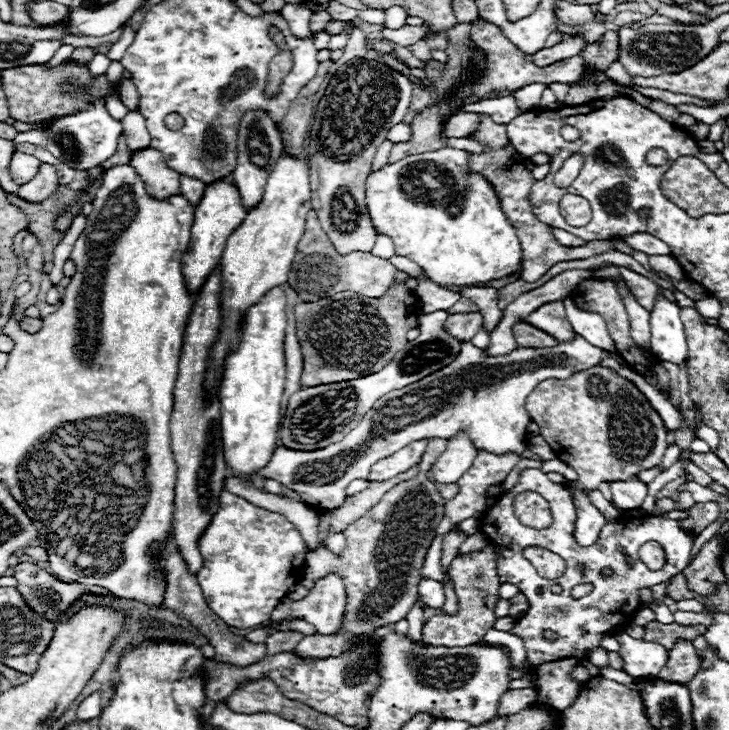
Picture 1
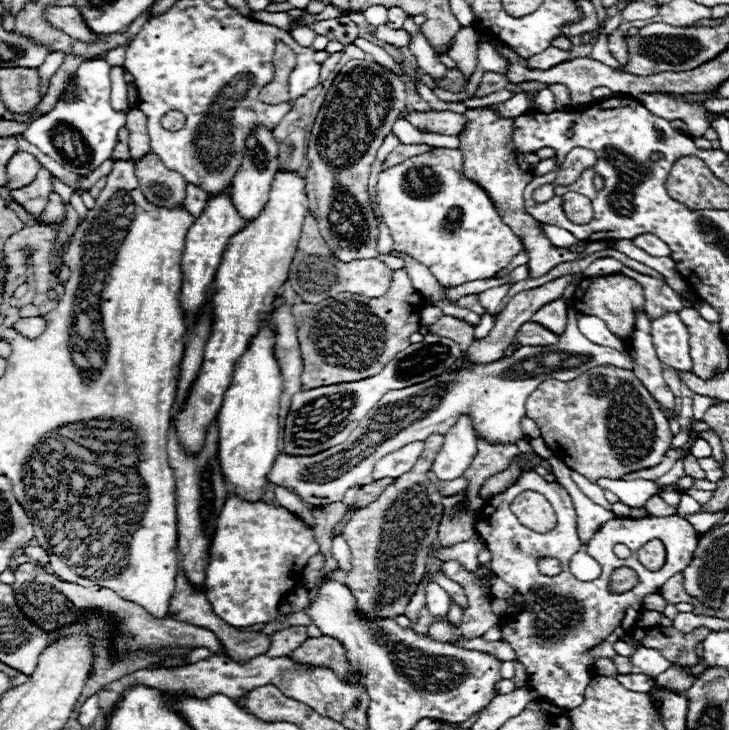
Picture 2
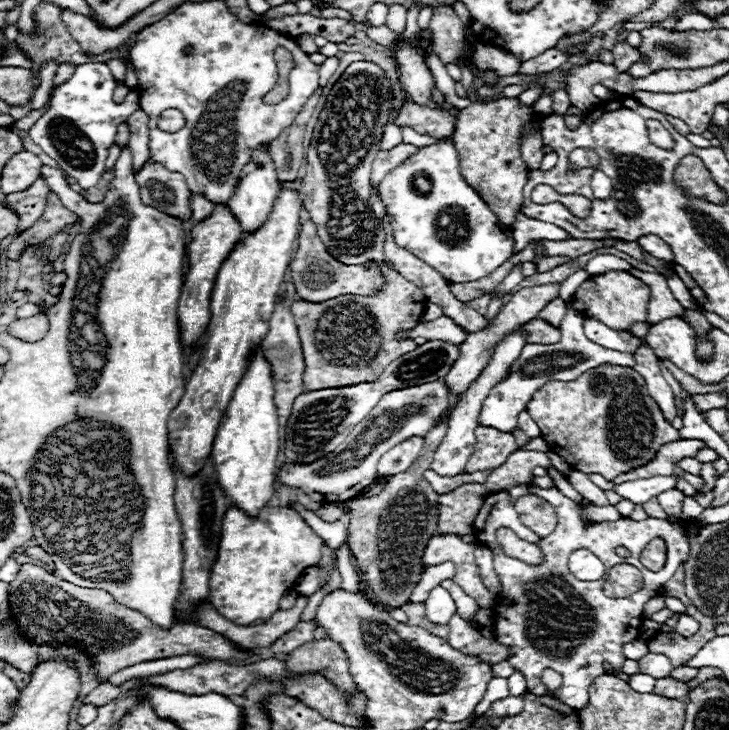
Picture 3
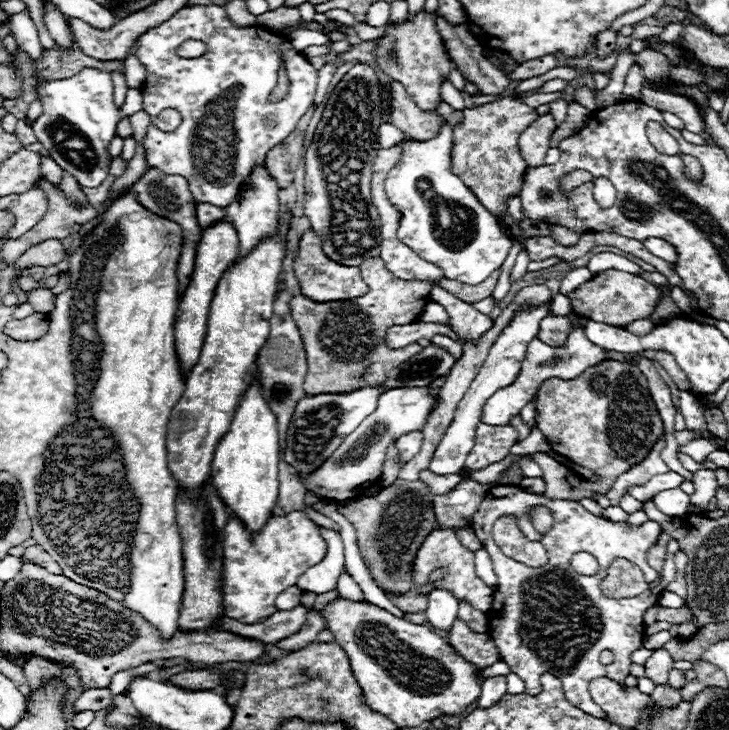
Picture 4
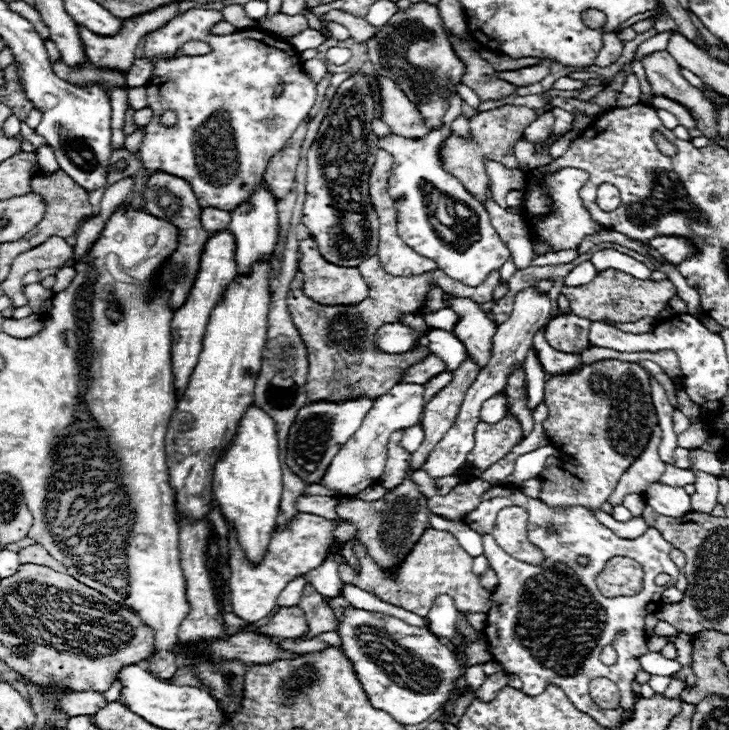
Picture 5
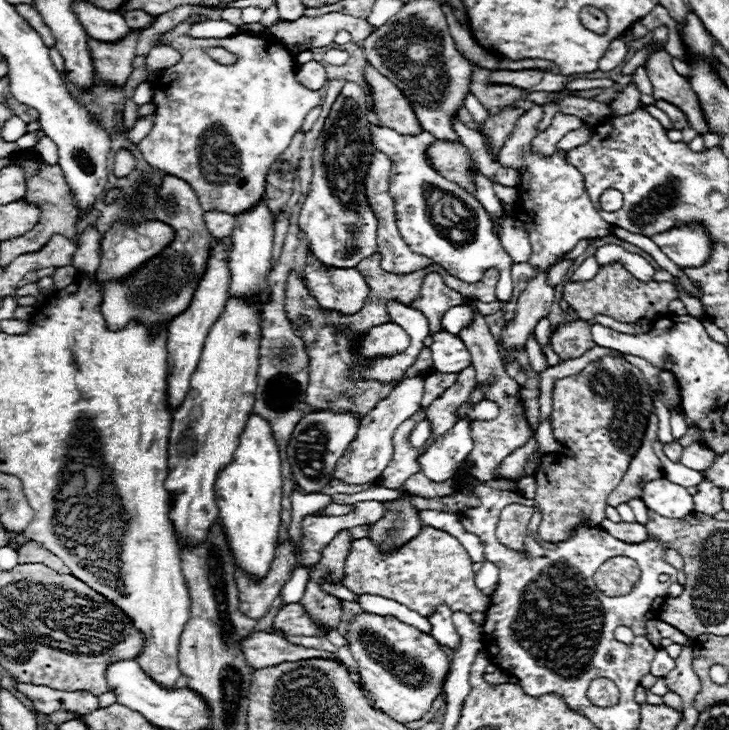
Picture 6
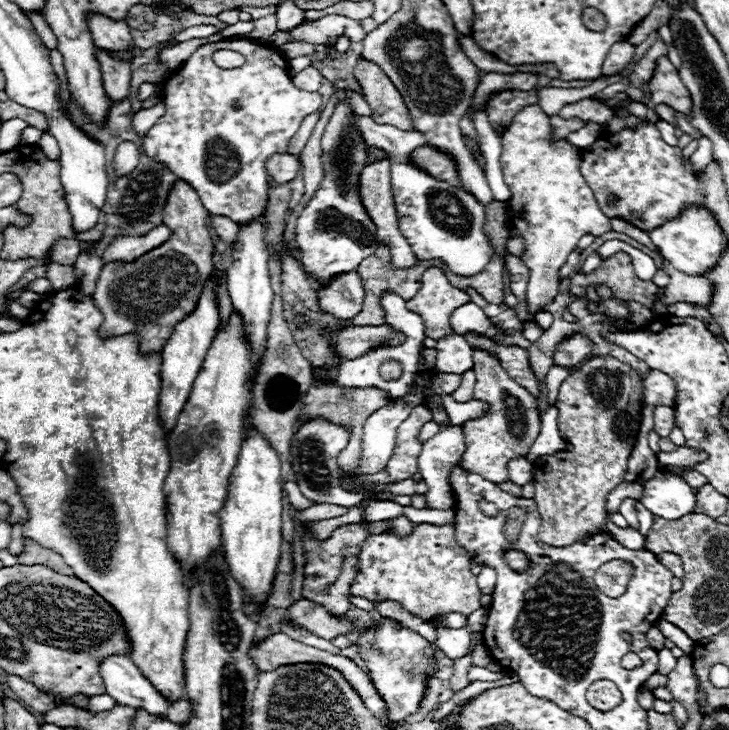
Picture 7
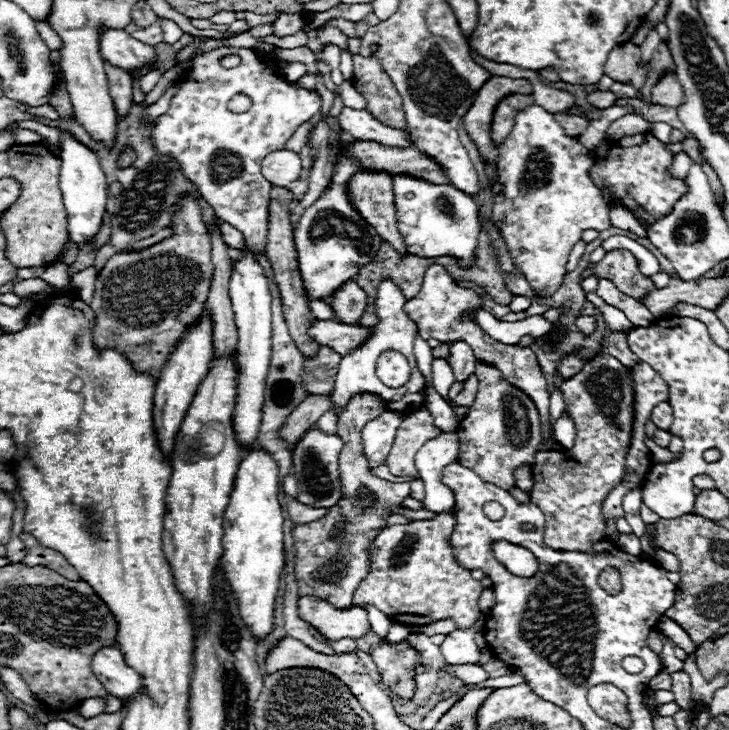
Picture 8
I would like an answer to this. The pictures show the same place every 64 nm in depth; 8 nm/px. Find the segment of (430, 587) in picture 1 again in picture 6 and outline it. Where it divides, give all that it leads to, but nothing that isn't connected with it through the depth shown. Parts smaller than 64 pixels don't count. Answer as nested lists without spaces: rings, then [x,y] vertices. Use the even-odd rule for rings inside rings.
[[[442,604],[428,620],[432,624],[434,640],[438,640],[438,644],[448,650],[456,650],[460,644],[460,636],[452,624],[452,610],[446,604]]]

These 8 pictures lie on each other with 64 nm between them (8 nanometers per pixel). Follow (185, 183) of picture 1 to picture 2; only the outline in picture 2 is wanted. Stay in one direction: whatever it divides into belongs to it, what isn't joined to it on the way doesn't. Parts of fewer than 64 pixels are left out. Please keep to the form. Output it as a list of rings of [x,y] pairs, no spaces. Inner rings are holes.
[[[188,184],[188,186],[186,186],[186,200],[184,200],[186,210],[188,210],[192,216],[202,216],[206,204],[208,204],[208,194],[206,194],[202,188]]]

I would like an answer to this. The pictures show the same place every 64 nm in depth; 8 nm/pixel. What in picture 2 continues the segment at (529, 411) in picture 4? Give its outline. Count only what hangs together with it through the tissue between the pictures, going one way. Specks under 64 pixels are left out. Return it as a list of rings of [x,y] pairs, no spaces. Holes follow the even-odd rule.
[[[524,417],[521,424],[523,428],[523,434],[527,441],[536,439],[541,436],[537,424],[530,418]]]

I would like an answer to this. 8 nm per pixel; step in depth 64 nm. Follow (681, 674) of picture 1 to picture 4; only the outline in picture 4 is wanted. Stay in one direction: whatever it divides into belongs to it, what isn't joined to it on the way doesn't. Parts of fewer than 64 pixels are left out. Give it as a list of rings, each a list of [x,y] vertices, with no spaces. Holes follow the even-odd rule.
[[[658,686],[658,688],[654,688],[654,692],[650,694],[650,698],[652,698],[652,702],[656,704],[658,710],[674,708],[678,702],[682,702],[680,690],[670,690],[668,686]]]

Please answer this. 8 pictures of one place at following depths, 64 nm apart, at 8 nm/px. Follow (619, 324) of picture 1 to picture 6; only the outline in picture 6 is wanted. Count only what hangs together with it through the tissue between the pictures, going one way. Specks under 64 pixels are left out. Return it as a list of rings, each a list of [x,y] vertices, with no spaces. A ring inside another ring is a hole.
[[[622,264],[600,266],[598,276],[588,282],[564,284],[564,300],[578,312],[580,318],[592,320],[598,314],[610,316],[622,323],[635,323],[642,318],[656,320],[668,312],[668,302],[676,298],[672,282],[640,282]]]

